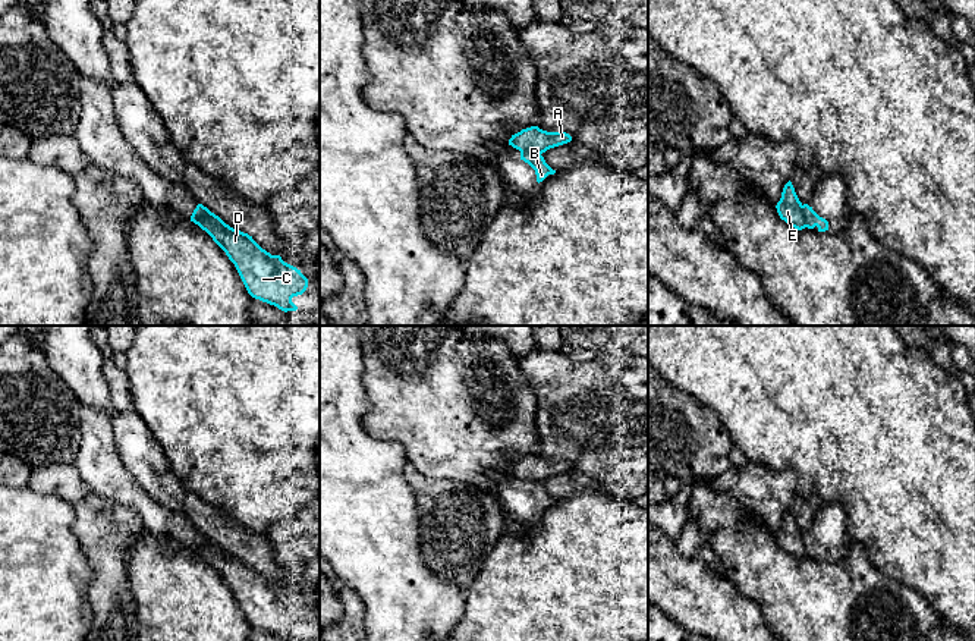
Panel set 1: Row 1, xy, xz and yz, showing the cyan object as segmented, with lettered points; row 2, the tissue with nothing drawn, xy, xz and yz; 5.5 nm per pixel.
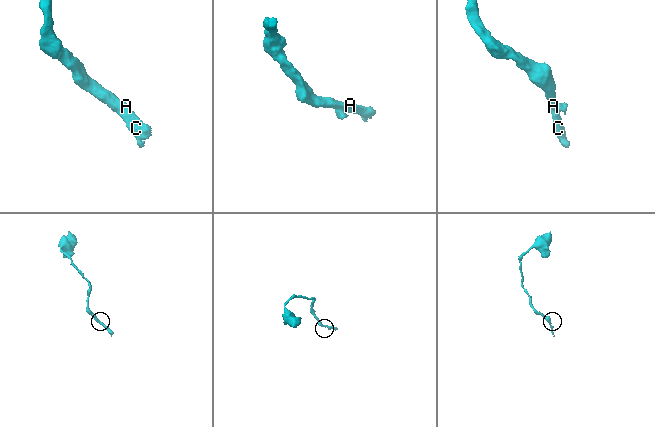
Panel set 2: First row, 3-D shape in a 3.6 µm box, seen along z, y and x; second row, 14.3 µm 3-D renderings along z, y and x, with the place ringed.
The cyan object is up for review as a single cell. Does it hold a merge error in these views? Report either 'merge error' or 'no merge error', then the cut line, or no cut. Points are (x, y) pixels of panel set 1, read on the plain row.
merge error; cut yz (801, 534), (807, 555)

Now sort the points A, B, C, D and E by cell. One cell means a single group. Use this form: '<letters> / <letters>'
A C D E / B

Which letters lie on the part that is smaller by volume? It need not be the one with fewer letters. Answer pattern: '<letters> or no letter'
B

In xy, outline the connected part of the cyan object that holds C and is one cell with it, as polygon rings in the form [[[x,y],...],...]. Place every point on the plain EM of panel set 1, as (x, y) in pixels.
[[[210,538],[194,552],[226,581],[252,626],[284,641],[298,638],[292,626],[308,616],[308,607],[301,598],[284,591],[280,584],[271,584],[252,565],[230,556]]]

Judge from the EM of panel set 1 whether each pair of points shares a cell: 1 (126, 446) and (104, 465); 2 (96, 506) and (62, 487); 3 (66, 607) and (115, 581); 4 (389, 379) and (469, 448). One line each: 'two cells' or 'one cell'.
1: two cells
2: two cells
3: two cells
4: one cell

